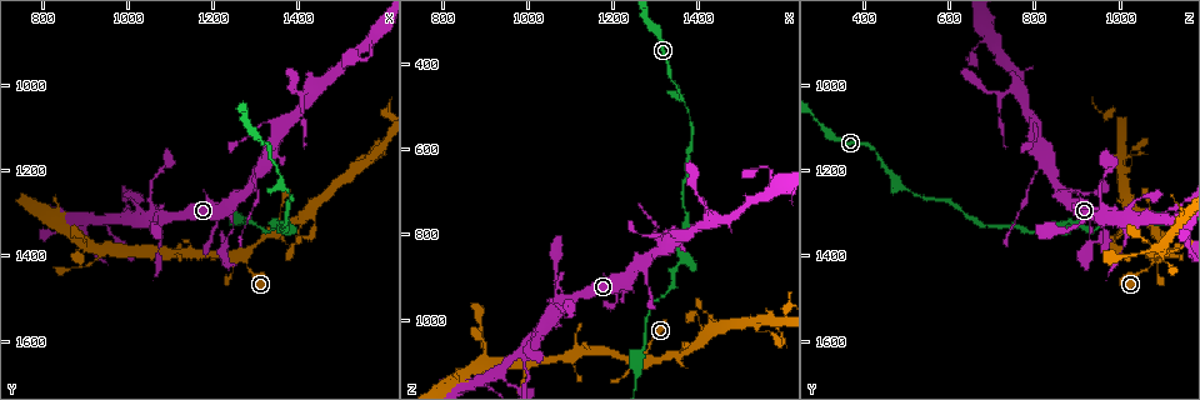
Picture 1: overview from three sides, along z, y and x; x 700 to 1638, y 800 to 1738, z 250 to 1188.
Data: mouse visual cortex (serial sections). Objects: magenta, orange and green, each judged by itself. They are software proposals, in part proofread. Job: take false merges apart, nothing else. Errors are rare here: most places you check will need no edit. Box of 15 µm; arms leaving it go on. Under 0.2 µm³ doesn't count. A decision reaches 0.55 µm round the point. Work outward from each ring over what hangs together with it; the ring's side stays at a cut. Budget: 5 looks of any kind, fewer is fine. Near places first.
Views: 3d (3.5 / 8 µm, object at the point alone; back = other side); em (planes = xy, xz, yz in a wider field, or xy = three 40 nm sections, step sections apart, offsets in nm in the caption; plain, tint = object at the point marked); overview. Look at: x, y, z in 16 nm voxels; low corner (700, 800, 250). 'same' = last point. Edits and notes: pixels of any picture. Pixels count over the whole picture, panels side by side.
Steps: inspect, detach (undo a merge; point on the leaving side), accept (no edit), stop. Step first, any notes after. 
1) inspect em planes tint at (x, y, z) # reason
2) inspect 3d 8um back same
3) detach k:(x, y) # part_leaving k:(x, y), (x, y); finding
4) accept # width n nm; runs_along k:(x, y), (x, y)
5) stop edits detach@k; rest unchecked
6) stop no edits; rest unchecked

inspect 3d 8um at (1085, 1305, 955) # a fork

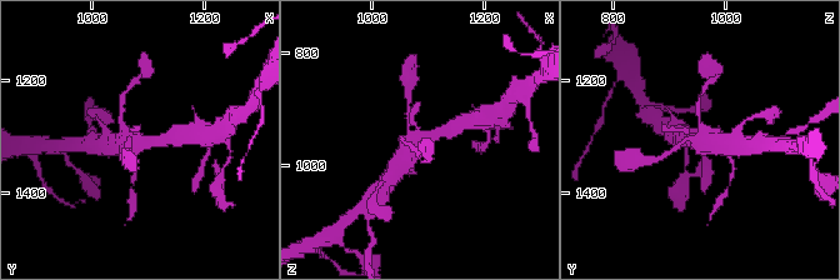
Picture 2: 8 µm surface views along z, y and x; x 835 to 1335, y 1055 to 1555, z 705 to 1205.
inspect em xy step 1 tint at (1075, 1310, 960) # need the tissue

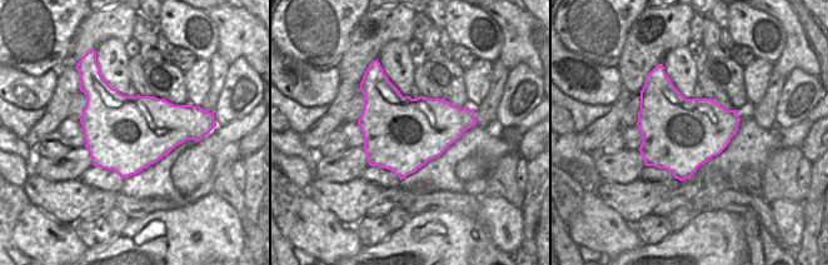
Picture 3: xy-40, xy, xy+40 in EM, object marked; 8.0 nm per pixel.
accept # runs_along 2:(450, 130), (418, 140), (396, 170); all the same cell

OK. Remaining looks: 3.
inspect 3d 8um at (1275, 1405, 1090) # a narrow waist

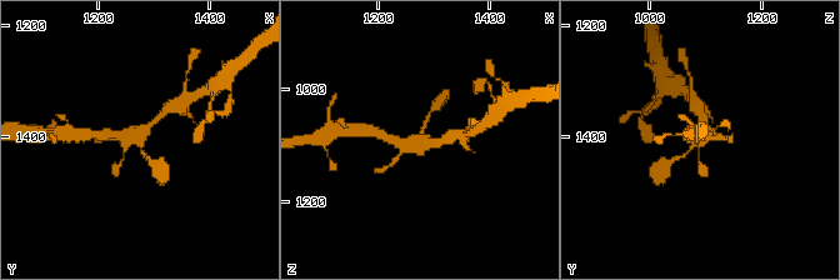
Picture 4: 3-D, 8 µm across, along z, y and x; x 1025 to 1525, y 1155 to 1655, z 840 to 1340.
inspect 3d 3.5um back at (1270, 1400, 1090) # closer look

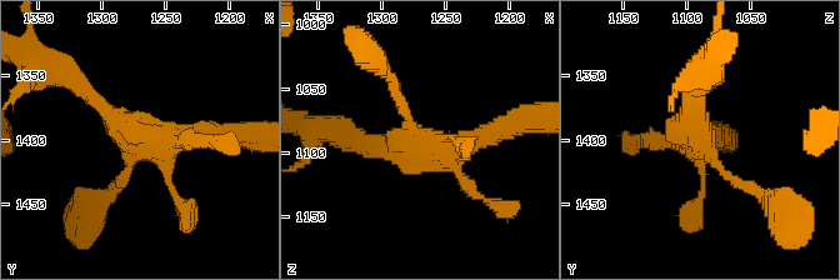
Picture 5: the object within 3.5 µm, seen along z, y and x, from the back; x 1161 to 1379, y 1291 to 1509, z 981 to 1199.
inspect em planes tint at (1266, 1406, 1090)

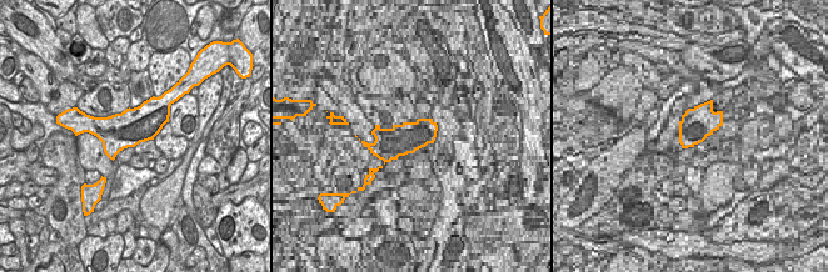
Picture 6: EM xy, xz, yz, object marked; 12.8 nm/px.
accept # runs_along 5:(110, 191), (145, 141), (214, 134); continuous, no second cell

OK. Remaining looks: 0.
stop no edits; rest unchecked

